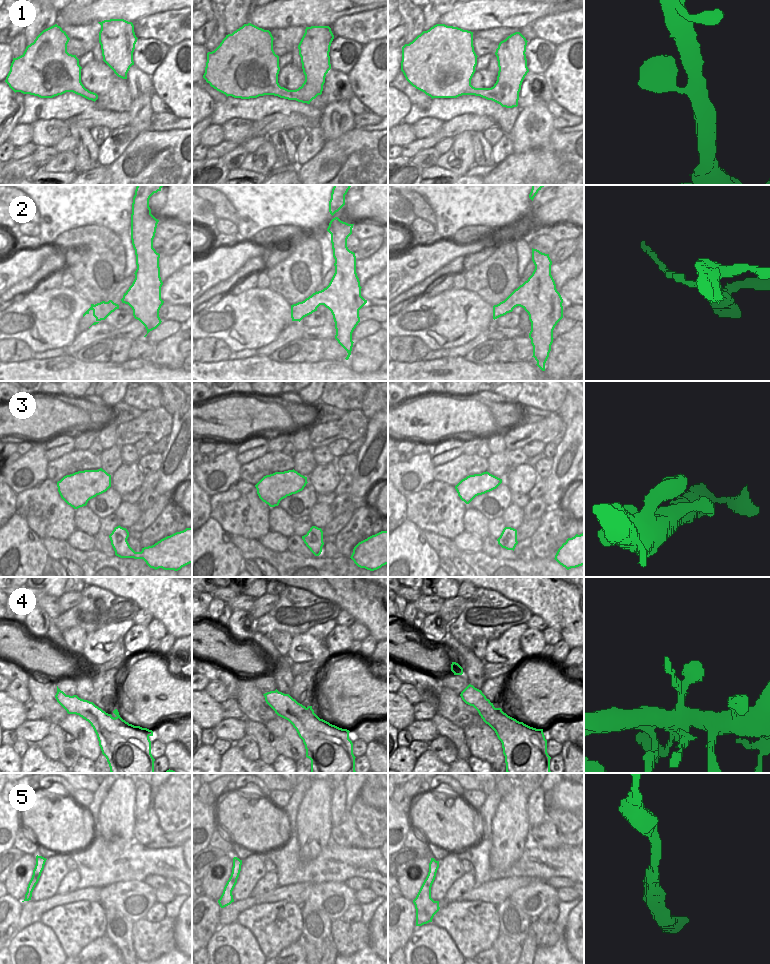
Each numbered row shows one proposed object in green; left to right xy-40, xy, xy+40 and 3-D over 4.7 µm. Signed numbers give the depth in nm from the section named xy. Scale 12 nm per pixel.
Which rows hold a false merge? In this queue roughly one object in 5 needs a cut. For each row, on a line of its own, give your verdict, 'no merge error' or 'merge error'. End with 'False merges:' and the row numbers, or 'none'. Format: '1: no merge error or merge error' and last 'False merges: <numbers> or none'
1: no merge error
2: merge error
3: no merge error
4: no merge error
5: no merge error
False merges: 2

